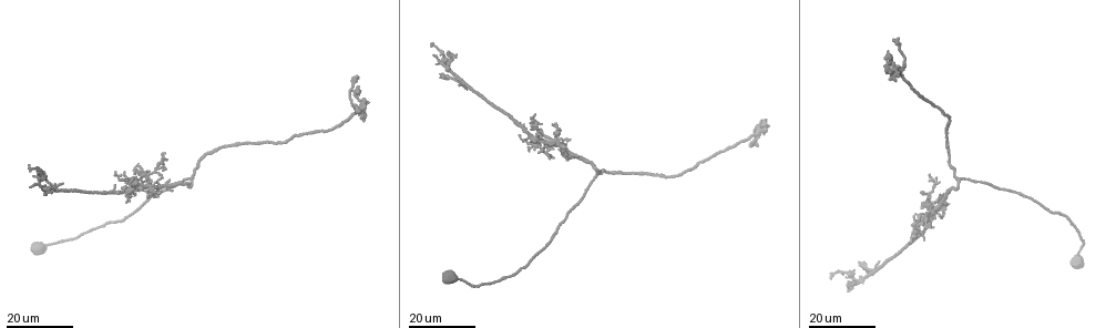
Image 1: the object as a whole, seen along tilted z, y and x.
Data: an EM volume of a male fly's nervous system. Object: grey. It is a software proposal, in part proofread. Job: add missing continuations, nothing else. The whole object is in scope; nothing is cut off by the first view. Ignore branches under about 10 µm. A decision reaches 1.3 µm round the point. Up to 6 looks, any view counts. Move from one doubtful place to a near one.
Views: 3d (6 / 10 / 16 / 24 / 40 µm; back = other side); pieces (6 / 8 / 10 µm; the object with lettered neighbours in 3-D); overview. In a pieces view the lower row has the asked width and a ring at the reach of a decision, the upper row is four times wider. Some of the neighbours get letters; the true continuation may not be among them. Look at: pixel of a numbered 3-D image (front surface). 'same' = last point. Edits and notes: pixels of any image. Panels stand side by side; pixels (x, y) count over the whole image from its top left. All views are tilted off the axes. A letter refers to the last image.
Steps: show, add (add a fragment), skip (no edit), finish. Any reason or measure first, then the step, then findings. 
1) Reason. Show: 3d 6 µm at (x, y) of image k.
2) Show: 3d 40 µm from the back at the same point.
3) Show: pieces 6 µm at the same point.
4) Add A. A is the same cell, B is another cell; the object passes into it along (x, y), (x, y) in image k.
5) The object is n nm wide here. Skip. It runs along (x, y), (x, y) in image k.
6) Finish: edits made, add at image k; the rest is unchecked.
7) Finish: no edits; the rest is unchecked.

Free end. Show: 3d 24 µm at (432, 57) of image 1.

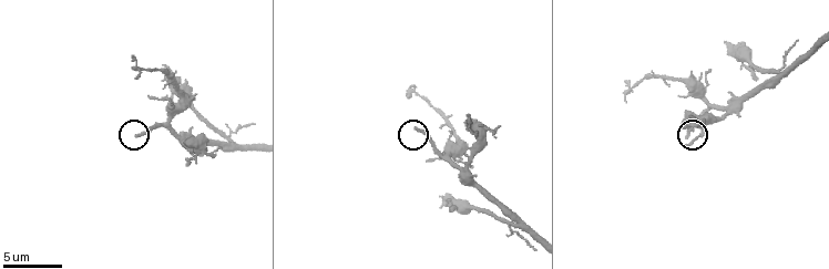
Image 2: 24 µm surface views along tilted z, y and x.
Zoom in. Show: 3d 6 µm at (138, 137) of image 2.

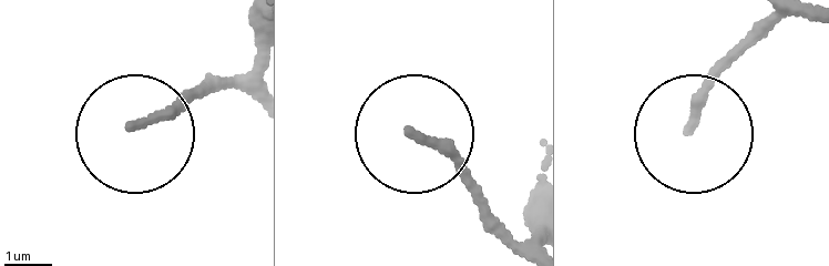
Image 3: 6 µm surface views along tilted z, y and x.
Show: pieces 8 µm at (416, 132) of image 3.

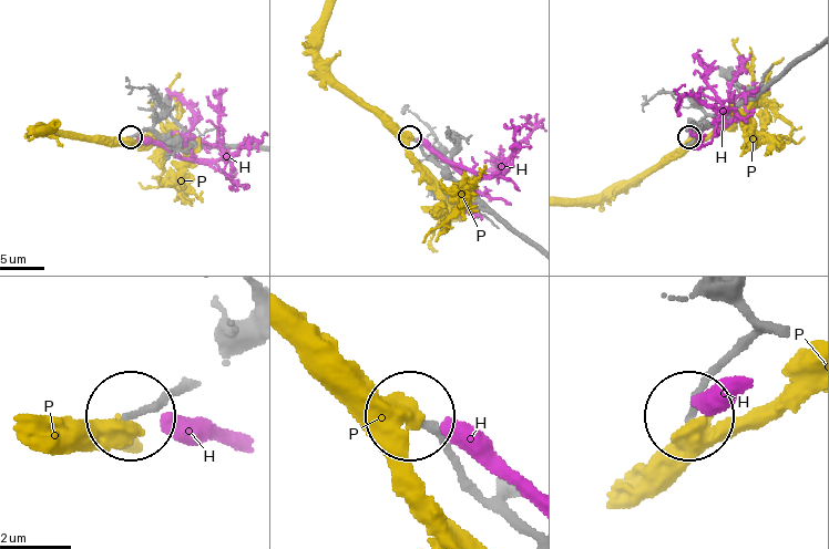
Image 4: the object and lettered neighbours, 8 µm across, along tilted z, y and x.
Skip. H and P are other cells; it runs along (185, 389), (136, 411) in image 4; no lettered fragment goes on from it.

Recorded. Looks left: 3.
Branch stops here. Show: pieces 10 µm at (627, 83) of image 2.

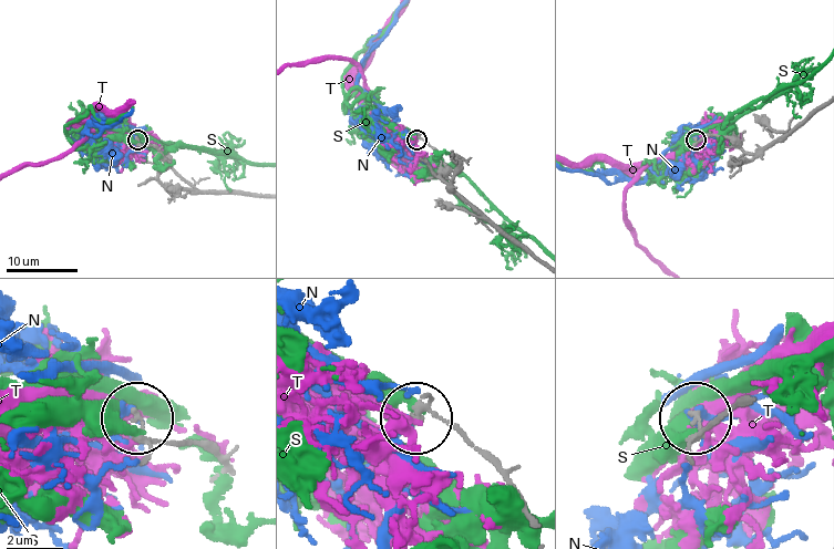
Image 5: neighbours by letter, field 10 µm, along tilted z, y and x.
The object is 130 nm wide here. Skip. N, S and T are other cells; it runs along (792, 132), (751, 153), (727, 137), (711, 135), (696, 140) in image 5; no lettered fragment goes on from it.

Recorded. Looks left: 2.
Long arm stops here. Show: 3d 24 µm at (355, 76) of image 1.

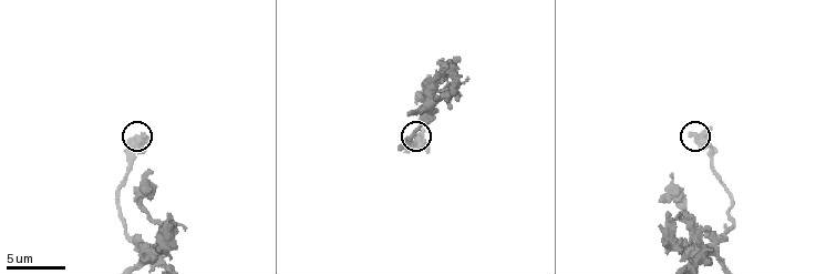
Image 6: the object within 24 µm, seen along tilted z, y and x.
What lies round it. Show: pieces 8 µm at (422, 133) of image 6.

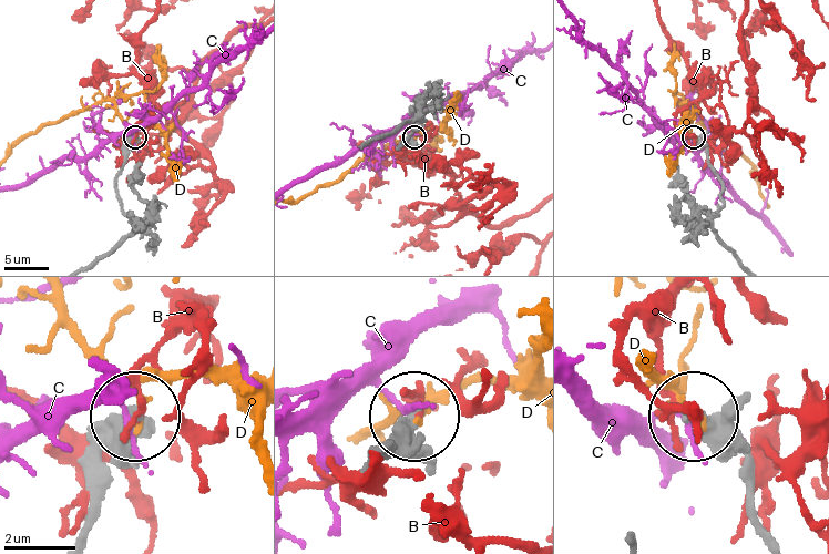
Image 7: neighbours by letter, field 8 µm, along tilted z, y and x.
Skip. B, C and D are other cells; no lettered fragment goes on from it.

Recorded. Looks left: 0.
Finish: no edits; the rest is unchecked.

